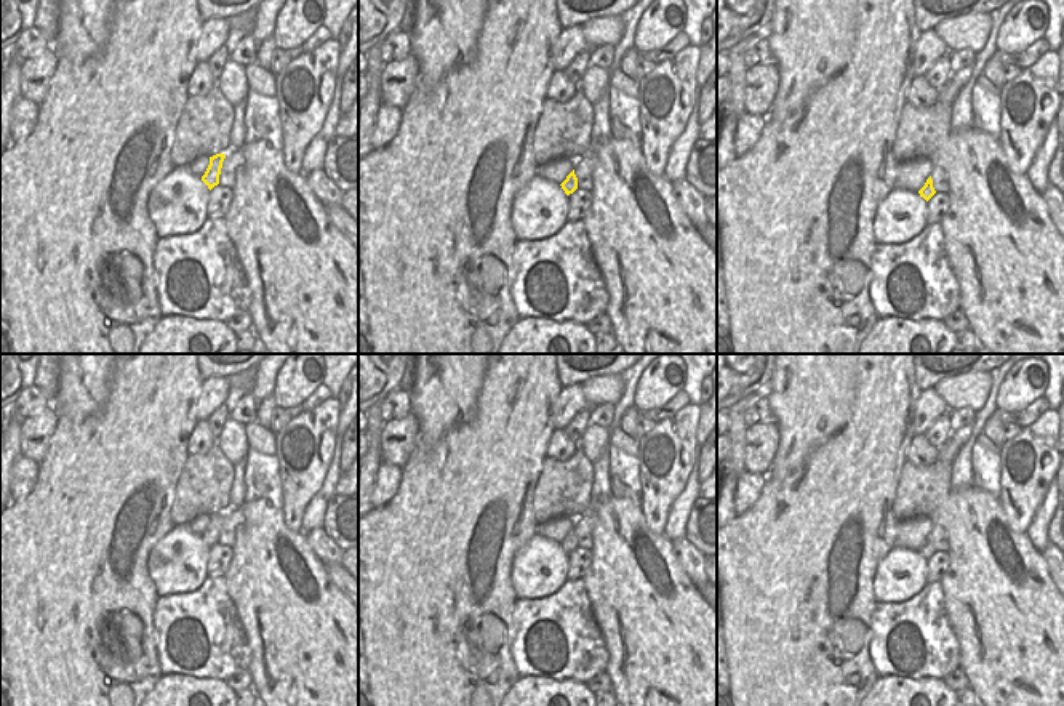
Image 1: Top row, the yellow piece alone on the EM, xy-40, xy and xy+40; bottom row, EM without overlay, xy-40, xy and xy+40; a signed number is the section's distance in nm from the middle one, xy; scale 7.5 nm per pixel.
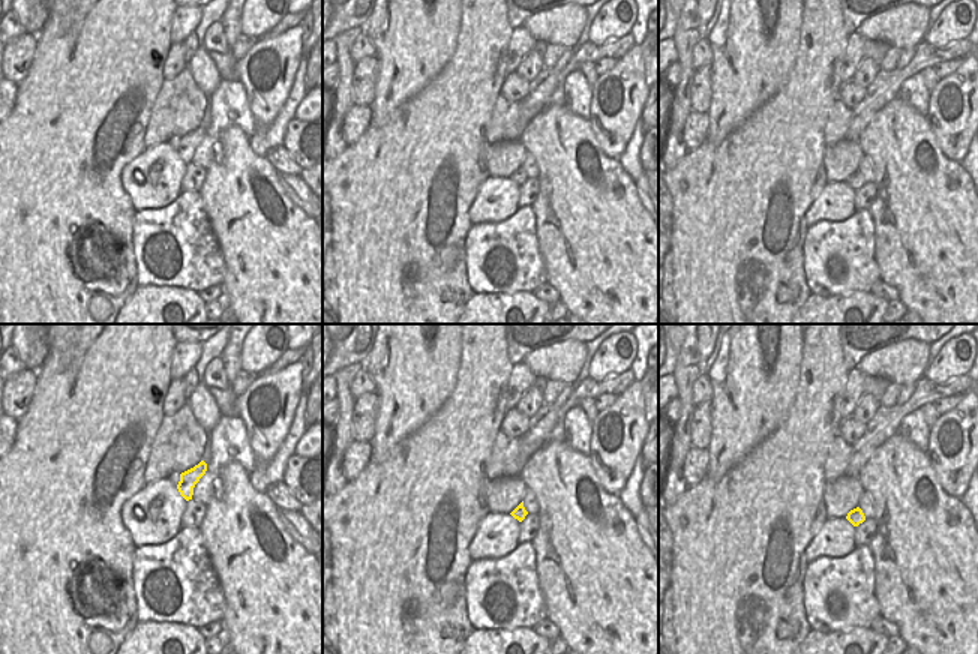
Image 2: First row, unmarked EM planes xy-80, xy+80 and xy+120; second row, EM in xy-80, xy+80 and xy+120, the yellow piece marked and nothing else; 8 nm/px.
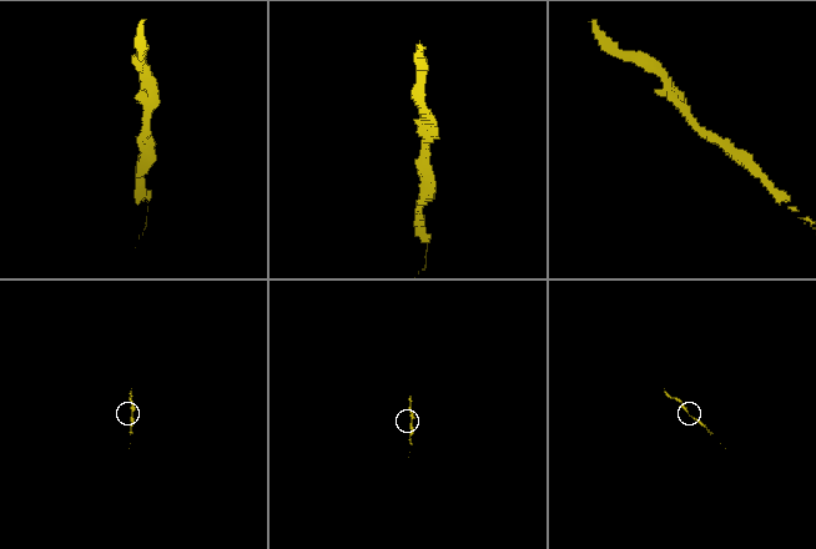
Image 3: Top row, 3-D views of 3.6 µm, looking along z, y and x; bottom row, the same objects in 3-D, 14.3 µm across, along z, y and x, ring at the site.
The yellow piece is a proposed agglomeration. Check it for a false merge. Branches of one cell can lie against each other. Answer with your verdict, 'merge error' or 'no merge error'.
no merge error

